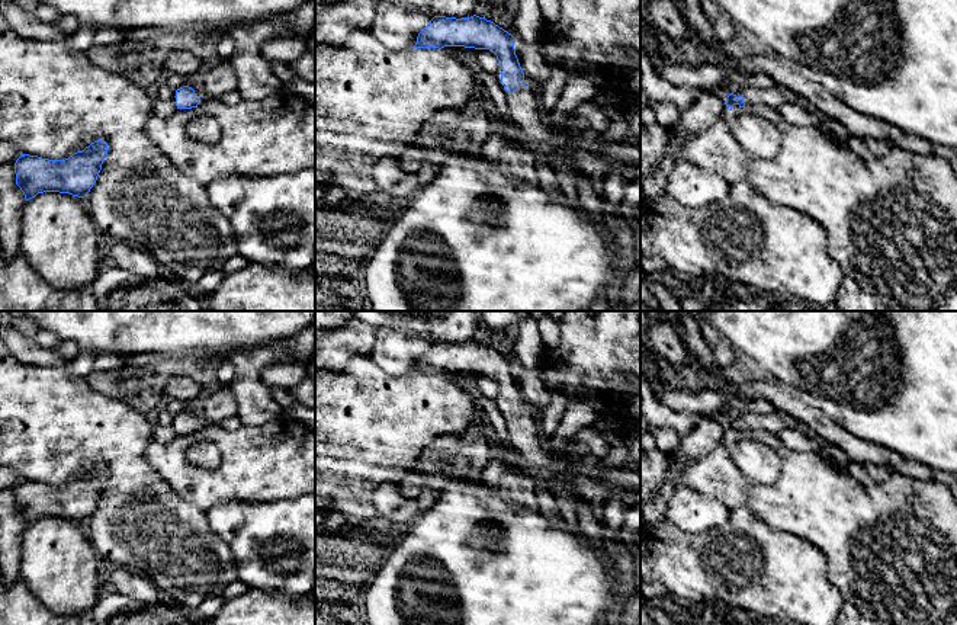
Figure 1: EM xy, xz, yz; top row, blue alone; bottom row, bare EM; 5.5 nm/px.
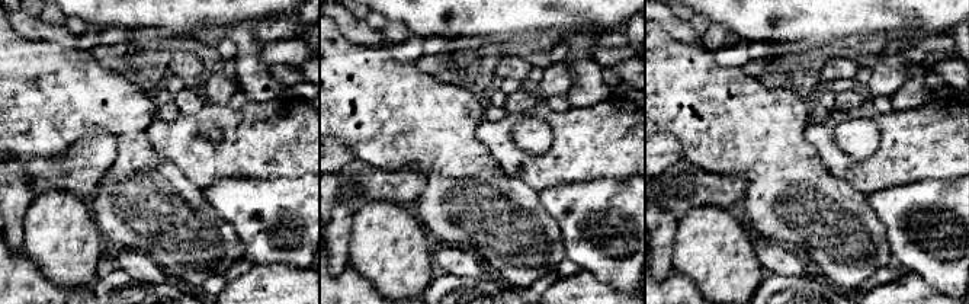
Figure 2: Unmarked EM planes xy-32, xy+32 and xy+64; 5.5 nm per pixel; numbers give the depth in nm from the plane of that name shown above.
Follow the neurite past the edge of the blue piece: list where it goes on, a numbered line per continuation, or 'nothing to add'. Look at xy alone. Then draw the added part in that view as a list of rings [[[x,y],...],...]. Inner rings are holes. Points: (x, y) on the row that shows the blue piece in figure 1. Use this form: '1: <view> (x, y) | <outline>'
1: xy (204, 102) | [[[195,90],[195,93],[200,97],[200,100],[199,100],[199,105],[196,108],[192,108],[190,110],[197,112],[197,110],[206,109],[209,102],[208,102],[203,90]]]

